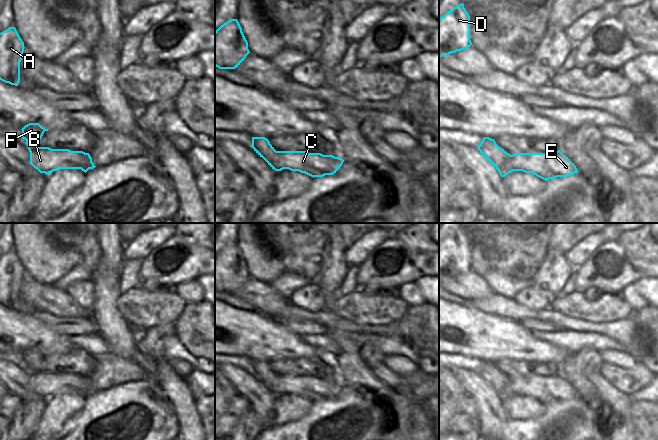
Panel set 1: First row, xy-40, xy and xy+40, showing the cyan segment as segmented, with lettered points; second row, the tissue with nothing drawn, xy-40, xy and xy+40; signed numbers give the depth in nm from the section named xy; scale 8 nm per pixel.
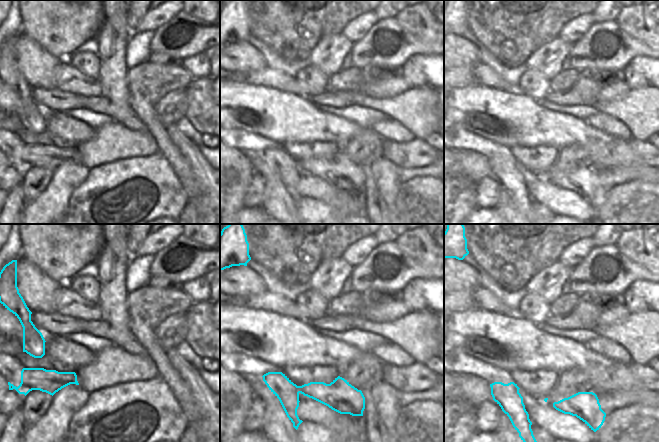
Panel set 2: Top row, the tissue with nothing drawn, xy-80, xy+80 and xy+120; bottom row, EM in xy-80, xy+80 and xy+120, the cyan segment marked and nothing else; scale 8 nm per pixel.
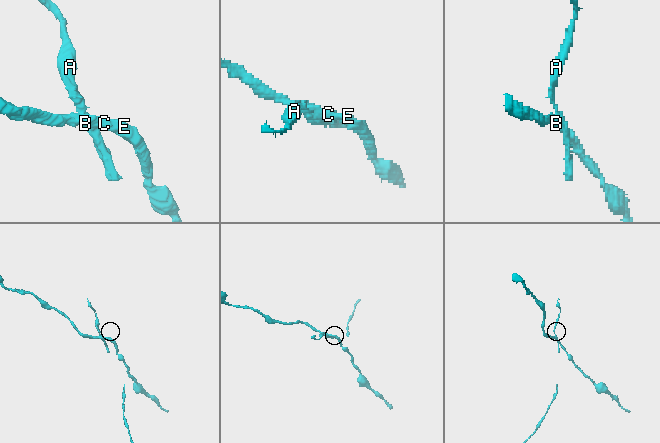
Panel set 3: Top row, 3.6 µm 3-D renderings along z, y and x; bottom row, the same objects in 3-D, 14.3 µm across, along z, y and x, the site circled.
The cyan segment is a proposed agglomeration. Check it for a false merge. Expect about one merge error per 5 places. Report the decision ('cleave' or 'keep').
cleave

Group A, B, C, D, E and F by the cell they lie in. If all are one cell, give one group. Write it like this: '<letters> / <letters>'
A D F / B C E

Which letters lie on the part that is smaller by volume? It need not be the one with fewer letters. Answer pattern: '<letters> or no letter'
A, D, F

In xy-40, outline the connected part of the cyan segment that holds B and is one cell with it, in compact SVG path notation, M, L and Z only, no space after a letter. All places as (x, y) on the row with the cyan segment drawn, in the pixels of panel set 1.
M28 147L30 164L46 175L59 169L81 169L85 173L96 166L89 153L49 147Z

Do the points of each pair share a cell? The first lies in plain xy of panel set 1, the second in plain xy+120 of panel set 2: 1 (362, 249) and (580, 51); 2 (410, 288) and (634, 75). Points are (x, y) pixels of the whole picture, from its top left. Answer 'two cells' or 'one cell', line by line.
1: two cells
2: one cell

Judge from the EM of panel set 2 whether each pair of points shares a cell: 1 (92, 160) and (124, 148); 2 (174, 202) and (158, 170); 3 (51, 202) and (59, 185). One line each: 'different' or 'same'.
1: same
2: same
3: same

